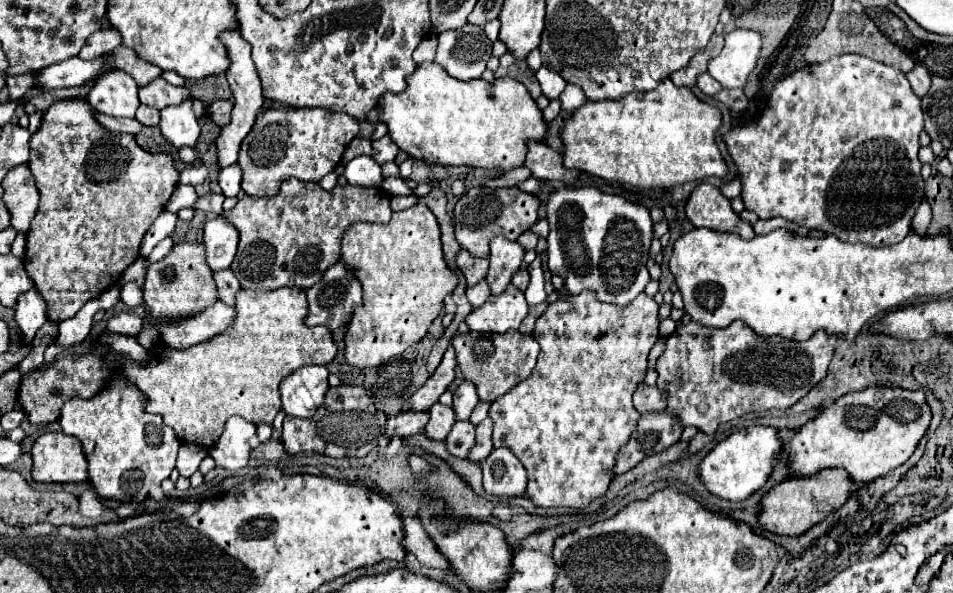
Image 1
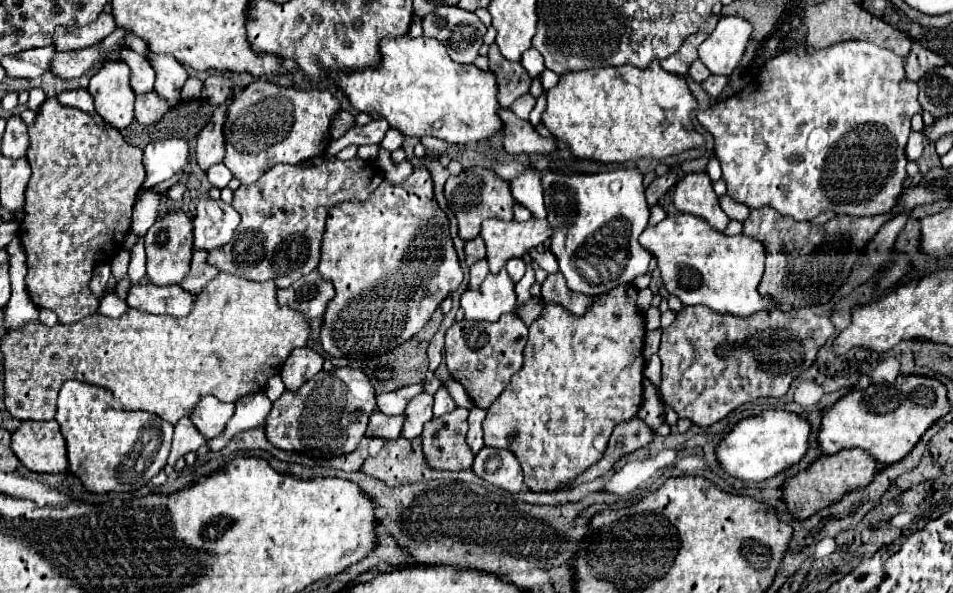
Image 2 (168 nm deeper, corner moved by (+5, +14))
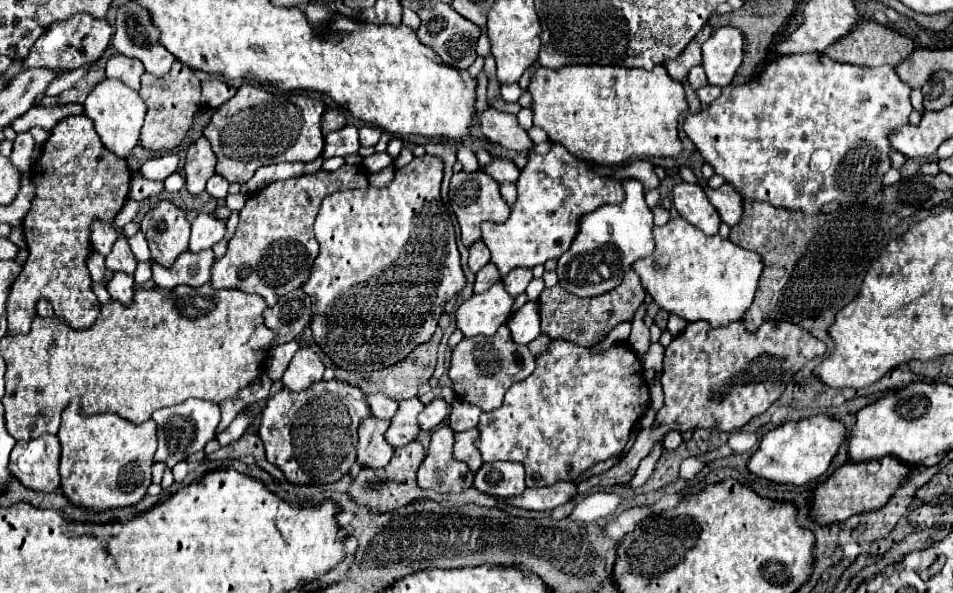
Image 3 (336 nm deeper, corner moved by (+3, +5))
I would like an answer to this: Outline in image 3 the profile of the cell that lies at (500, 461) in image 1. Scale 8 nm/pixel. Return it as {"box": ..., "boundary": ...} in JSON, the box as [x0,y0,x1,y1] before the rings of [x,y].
{"box":[472,463,526,497],"boundary":[[[484,463],[472,483],[480,493],[494,497],[516,497],[526,489],[524,467],[520,463]]]}

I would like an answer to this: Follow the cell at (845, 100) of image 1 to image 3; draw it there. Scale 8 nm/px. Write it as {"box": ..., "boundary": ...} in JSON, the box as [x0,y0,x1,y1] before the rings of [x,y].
{"box":[684,53,912,215],"boundary":[[[802,53],[802,55],[782,55],[776,61],[772,61],[758,77],[744,85],[728,85],[722,89],[722,95],[714,99],[710,105],[702,107],[700,113],[692,115],[688,113],[684,119],[684,133],[688,139],[696,145],[698,153],[706,163],[712,165],[714,173],[722,175],[726,183],[730,183],[742,197],[754,199],[754,201],[768,201],[774,207],[786,207],[786,209],[800,209],[806,215],[816,215],[820,207],[828,201],[840,201],[840,203],[852,203],[852,201],[864,201],[866,197],[874,195],[882,189],[880,177],[890,169],[890,153],[894,151],[888,143],[888,135],[892,129],[902,127],[908,123],[908,115],[912,113],[910,105],[910,87],[900,81],[896,71],[890,65],[882,67],[860,67],[860,65],[848,65],[838,63],[826,57],[824,53]]]}

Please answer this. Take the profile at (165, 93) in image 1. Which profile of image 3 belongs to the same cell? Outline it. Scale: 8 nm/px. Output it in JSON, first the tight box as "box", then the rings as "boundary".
{"box":[106,55,144,89],"boundary":[[[114,55],[110,57],[106,65],[106,75],[124,81],[132,89],[140,89],[140,77],[144,73],[144,65],[138,59],[126,57],[126,55]]]}

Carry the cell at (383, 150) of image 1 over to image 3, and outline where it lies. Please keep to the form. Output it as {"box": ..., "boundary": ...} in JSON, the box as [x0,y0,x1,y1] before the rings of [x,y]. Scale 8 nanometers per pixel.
{"box":[360,125,382,147],"boundary":[[[370,125],[360,127],[360,145],[362,147],[374,147],[378,143],[380,135],[382,135],[382,131],[378,127],[370,127]]]}

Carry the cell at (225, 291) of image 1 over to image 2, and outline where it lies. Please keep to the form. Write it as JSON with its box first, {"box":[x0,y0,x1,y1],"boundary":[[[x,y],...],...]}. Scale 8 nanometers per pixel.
{"box":[182,250,220,294],"boundary":[[[194,250],[194,256],[192,256],[192,270],[188,274],[186,280],[182,280],[182,288],[188,290],[190,294],[200,294],[208,282],[212,282],[220,270],[216,266],[210,266],[206,262],[208,258],[208,252],[206,250]]]}

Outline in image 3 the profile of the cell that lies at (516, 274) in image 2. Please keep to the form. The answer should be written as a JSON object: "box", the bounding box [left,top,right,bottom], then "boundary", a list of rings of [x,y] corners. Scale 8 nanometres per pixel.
{"box":[502,269,532,297],"boundary":[[[512,269],[506,277],[502,277],[502,281],[506,285],[506,291],[512,297],[518,297],[520,293],[524,293],[530,279],[532,279],[532,269]]]}

